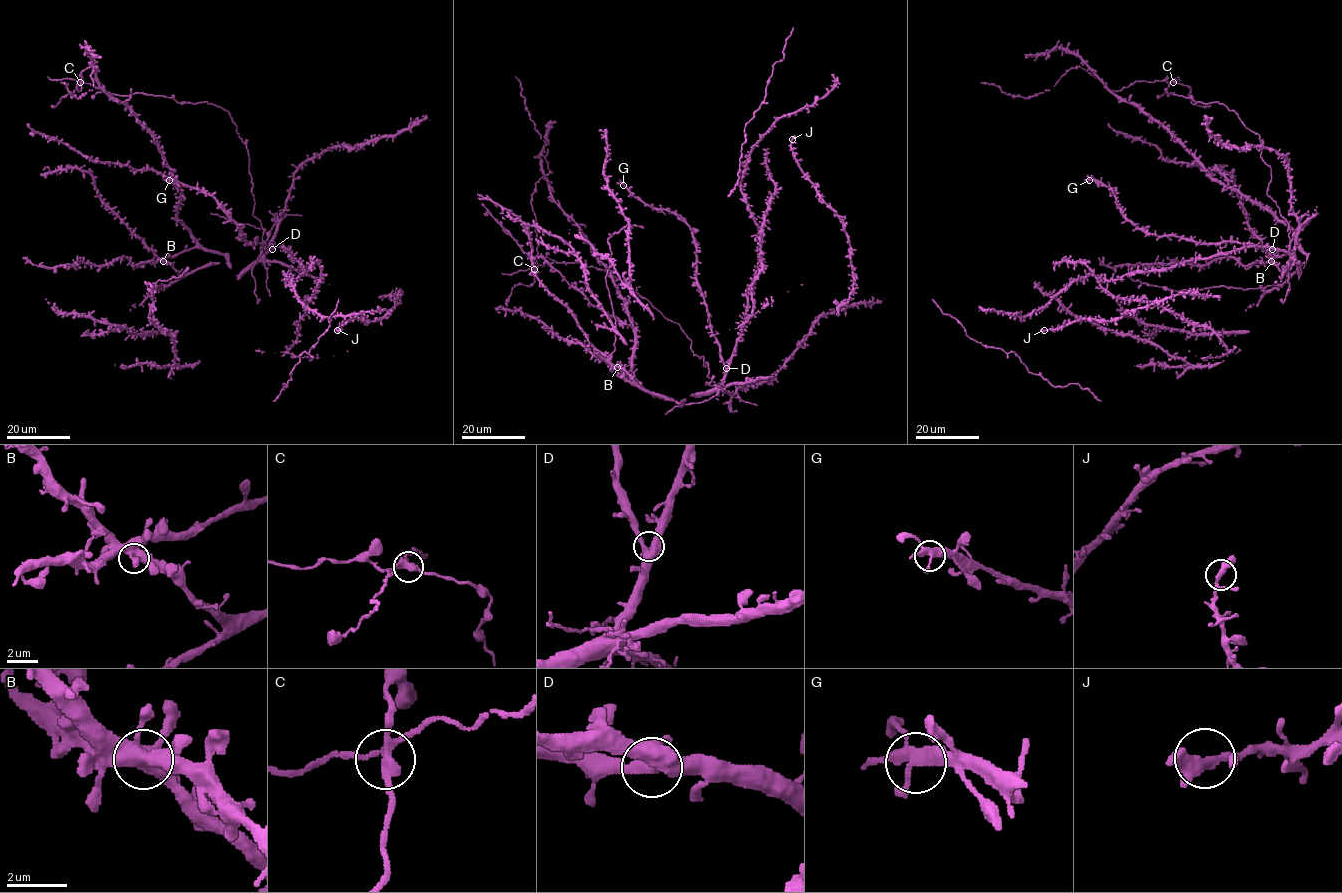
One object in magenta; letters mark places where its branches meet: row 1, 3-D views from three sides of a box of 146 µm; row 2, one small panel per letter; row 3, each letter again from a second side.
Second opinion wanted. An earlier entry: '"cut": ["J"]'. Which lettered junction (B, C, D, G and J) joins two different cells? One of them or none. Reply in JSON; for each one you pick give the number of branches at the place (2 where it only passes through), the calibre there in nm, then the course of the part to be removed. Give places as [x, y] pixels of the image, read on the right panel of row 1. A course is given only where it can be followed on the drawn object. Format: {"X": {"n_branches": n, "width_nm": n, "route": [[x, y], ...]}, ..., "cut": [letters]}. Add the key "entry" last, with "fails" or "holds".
{"cut": [], "entry": "fails"}

